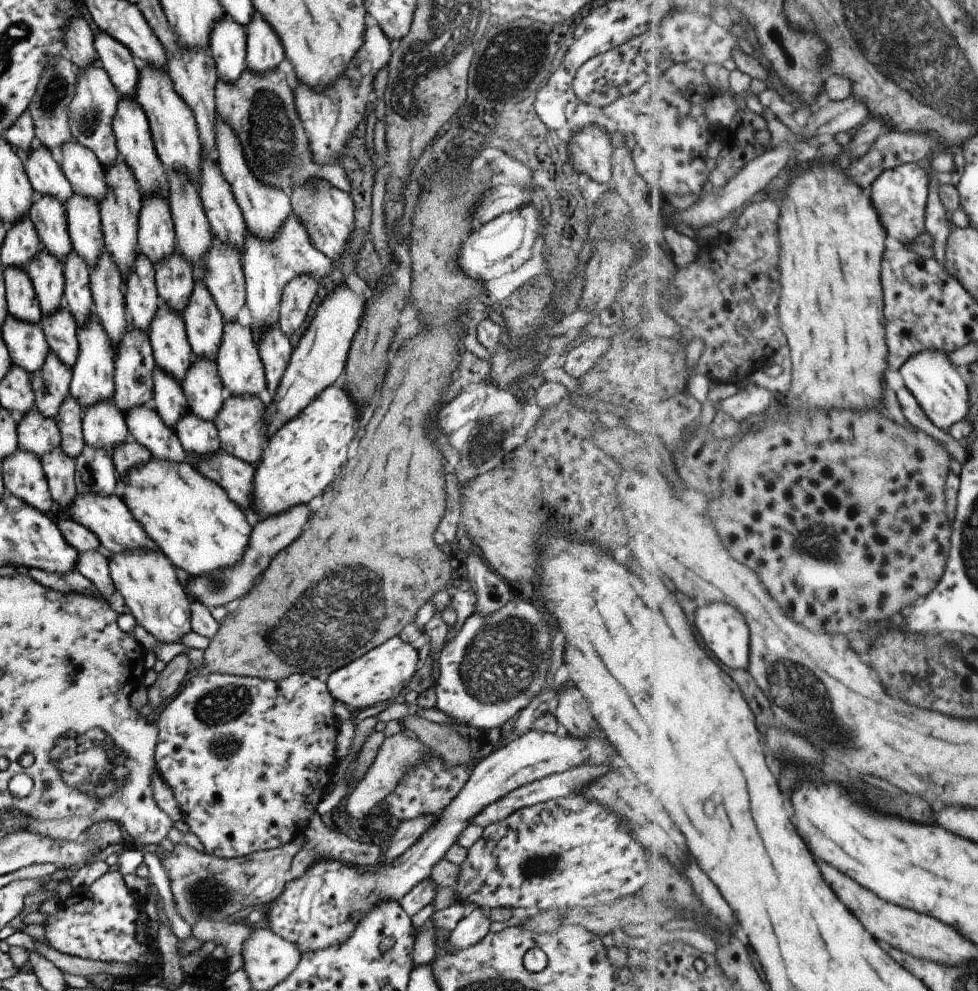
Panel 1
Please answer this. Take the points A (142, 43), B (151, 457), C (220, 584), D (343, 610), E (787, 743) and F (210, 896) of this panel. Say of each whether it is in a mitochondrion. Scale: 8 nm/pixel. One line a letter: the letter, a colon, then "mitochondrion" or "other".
A: other
B: other
C: mitochondrion
D: mitochondrion
E: mitochondrion
F: mitochondrion

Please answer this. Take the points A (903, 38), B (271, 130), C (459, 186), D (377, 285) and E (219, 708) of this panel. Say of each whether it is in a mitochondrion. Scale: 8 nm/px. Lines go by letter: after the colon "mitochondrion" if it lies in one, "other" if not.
A: mitochondrion
B: mitochondrion
C: mitochondrion
D: other
E: mitochondrion

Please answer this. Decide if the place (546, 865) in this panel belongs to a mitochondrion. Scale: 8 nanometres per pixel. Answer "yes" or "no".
yes

